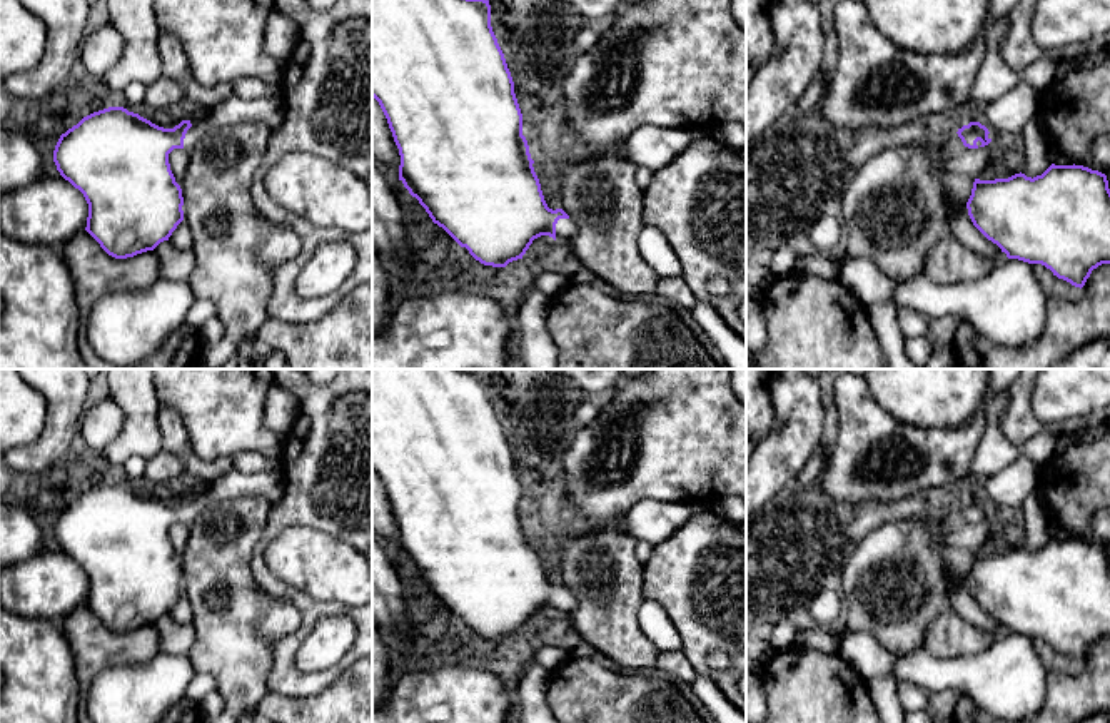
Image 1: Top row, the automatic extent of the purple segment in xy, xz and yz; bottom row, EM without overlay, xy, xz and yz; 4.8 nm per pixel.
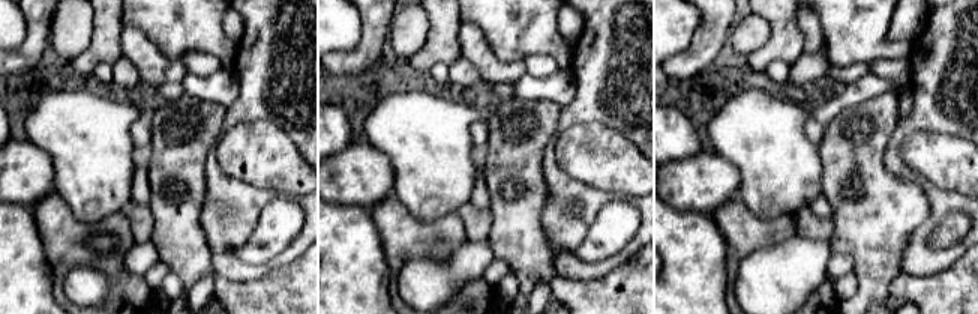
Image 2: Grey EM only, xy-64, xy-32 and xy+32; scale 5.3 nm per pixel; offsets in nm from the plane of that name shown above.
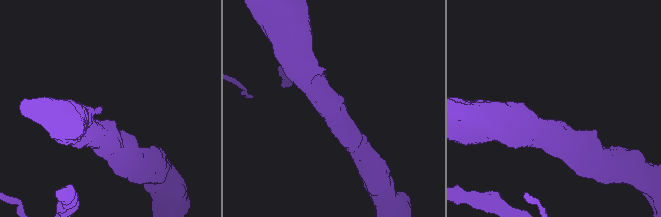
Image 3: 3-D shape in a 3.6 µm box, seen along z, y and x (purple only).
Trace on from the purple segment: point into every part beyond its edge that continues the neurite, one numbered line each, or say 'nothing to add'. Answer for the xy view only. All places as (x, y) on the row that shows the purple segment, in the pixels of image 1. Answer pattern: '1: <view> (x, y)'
1: xy (232, 111)

